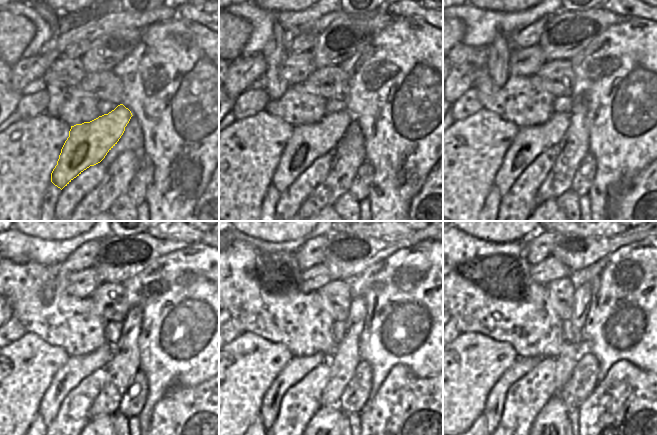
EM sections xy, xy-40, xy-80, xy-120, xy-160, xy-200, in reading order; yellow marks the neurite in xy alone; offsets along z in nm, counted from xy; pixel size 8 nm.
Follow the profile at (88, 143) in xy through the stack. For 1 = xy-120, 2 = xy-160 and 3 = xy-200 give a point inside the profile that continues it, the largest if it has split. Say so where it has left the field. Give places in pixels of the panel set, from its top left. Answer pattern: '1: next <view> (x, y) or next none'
1: next xy-120 (76, 368)
2: next xy-160 (297, 368)
3: next xy-200 (493, 409)

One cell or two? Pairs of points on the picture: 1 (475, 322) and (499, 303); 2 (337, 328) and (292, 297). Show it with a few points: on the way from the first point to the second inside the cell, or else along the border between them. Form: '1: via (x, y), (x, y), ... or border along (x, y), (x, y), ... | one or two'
1: via (481, 316), (493, 304) | one
2: border along (334, 321), (331, 327), (331, 334), (337, 343) | two

